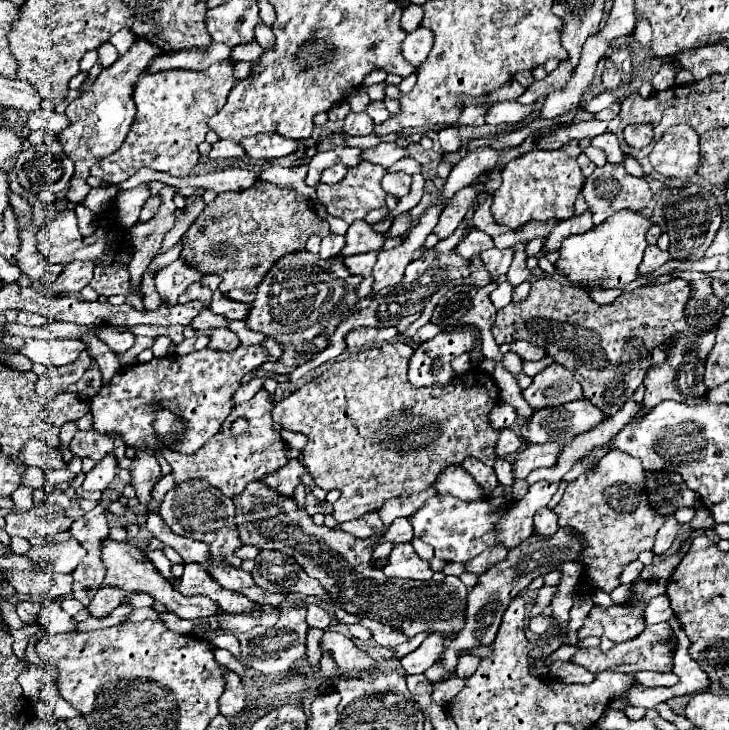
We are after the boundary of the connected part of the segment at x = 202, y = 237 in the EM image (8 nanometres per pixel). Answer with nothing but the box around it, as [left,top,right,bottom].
[181,181,329,303]

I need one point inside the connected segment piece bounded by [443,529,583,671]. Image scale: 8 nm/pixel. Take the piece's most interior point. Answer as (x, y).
(489, 599)

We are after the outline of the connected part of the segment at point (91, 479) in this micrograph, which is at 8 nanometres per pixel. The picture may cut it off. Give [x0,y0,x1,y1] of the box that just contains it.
[83,455,117,491]

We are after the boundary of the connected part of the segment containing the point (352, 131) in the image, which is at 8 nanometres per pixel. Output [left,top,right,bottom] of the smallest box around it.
[343,113,373,137]

